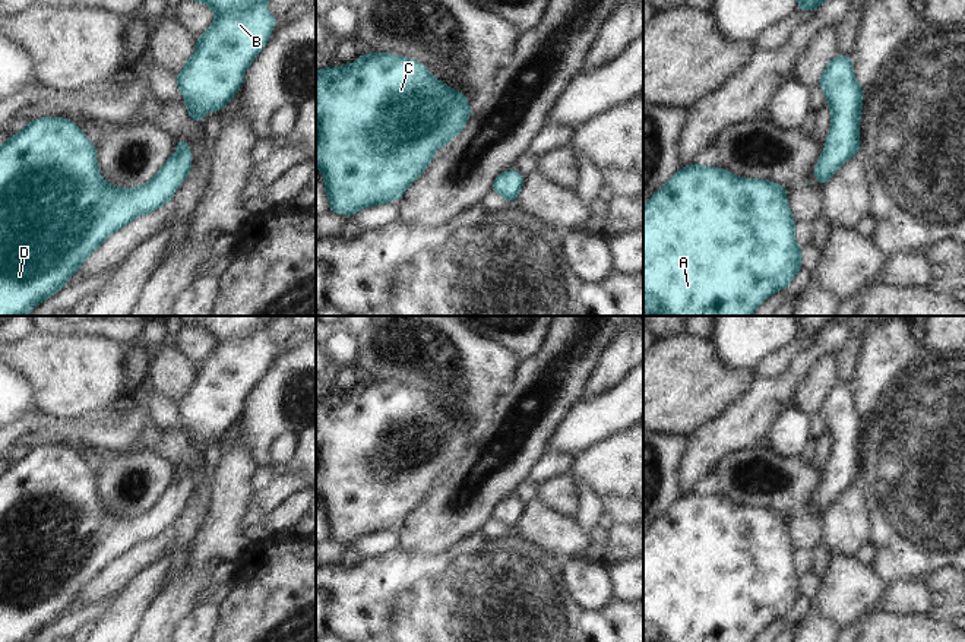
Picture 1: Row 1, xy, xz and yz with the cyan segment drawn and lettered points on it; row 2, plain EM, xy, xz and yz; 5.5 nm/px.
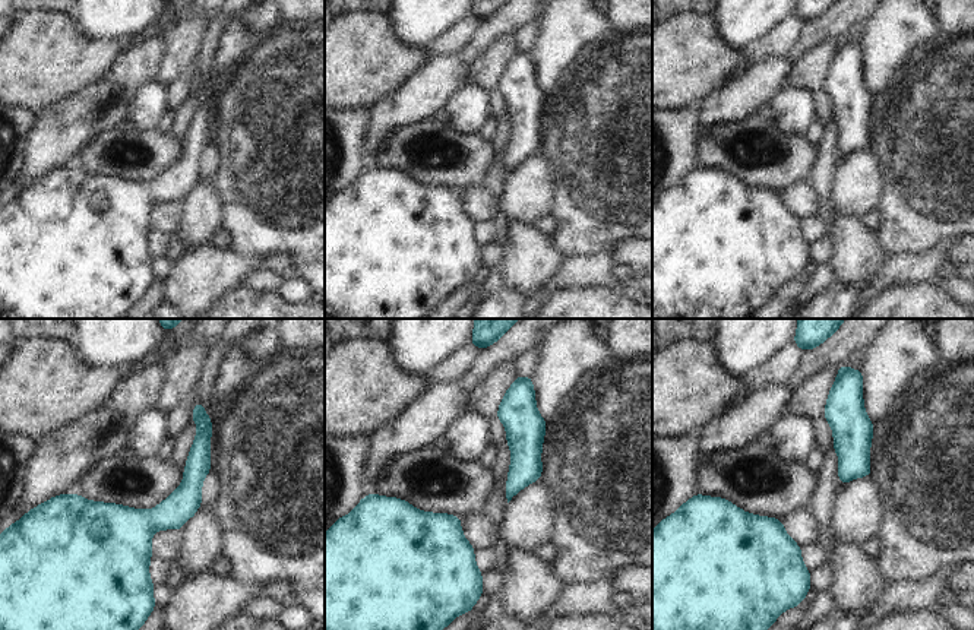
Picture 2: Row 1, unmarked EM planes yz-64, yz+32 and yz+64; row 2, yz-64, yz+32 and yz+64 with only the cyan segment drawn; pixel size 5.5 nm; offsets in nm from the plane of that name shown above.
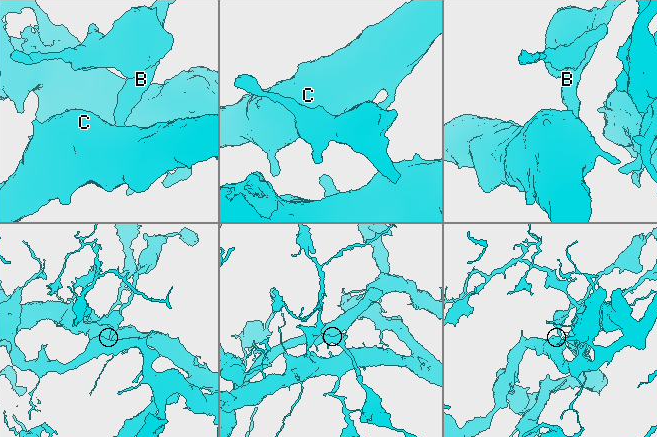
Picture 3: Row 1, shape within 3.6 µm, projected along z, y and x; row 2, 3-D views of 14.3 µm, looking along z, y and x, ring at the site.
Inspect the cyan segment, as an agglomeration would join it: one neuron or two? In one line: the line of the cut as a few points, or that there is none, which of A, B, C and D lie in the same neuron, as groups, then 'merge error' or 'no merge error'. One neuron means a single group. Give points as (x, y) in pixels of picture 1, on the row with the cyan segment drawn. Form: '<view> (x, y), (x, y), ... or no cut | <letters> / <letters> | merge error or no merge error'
no cut | A B C D | no merge error

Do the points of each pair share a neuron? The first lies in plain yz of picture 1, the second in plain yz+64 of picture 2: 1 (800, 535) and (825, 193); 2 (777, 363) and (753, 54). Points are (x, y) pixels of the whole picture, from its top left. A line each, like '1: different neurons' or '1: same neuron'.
1: different neurons
2: same neuron

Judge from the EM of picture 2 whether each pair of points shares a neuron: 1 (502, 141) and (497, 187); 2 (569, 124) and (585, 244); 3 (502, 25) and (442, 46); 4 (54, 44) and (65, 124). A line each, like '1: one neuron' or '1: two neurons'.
1: one neuron
2: one neuron
3: two neurons
4: two neurons

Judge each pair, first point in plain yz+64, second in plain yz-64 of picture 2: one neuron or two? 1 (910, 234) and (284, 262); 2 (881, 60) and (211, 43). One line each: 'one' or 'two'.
1: two
2: two

